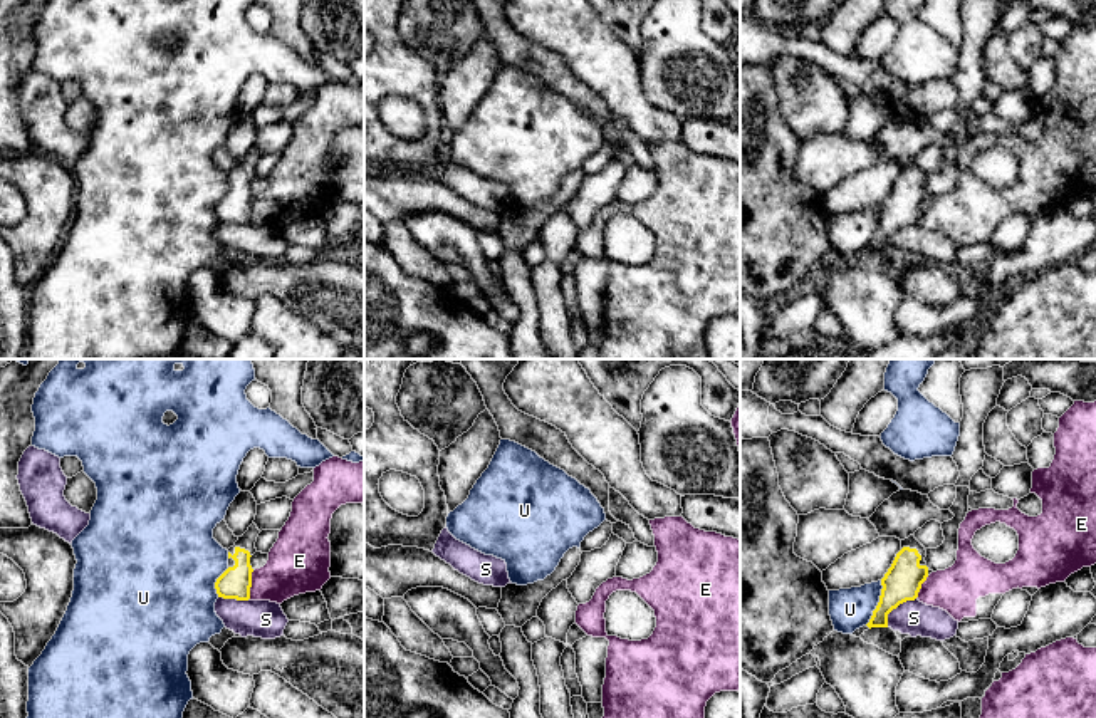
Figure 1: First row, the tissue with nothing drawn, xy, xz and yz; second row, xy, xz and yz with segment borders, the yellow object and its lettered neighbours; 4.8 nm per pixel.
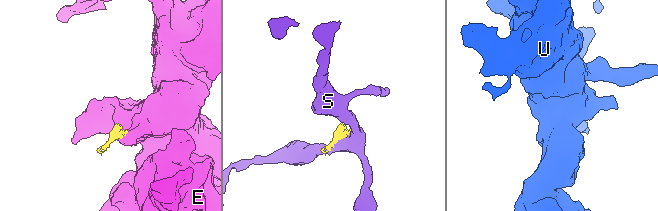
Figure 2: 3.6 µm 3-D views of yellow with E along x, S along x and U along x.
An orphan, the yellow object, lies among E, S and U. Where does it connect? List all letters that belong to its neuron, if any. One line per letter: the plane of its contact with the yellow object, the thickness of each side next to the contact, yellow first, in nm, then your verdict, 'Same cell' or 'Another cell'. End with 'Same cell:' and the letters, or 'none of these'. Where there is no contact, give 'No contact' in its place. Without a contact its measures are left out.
E: Touches yellow in xy. Thickness 150 nm (yellow) against 280 nm. Another cell
S: Touches yellow in yz. Thickness 180 nm (yellow) against 170 nm. Another cell
U: Touches yellow in yz. Thickness 180 nm (yellow) against 200 nm. Another cell
Same cell: none of these

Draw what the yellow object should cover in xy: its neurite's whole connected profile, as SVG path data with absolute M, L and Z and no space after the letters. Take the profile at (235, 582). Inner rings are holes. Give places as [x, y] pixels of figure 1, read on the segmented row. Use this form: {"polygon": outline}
{"polygon": "M255 523L238 537L233 547L228 549L228 569L217 579L215 589L218 597L248 601L252 587L250 557L257 552L255 542L260 530Z"}

